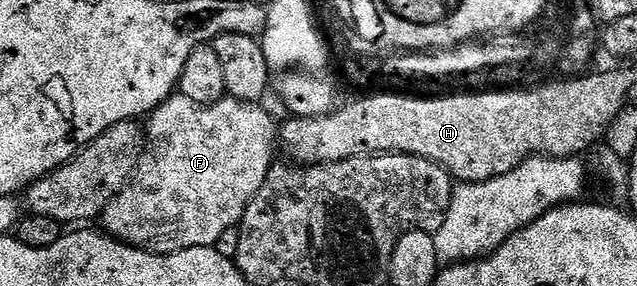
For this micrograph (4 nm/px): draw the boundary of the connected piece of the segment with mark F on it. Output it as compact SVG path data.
M178 93L171 96L171 98L166 99L161 106L158 107L157 110L152 111L149 118L146 120L145 123L145 139L146 139L146 146L143 149L143 158L139 160L139 166L135 168L135 174L132 175L131 179L127 183L126 187L123 188L122 191L119 192L119 195L110 205L107 206L106 209L103 210L101 216L101 223L104 223L106 234L116 238L119 240L120 243L126 243L129 247L142 247L144 251L154 251L156 255L172 255L173 253L177 253L178 251L184 251L185 249L197 249L198 247L212 247L216 246L216 243L219 238L222 237L223 234L226 233L227 230L238 228L240 219L243 218L243 211L245 208L250 205L255 199L255 194L259 192L261 188L265 185L265 181L267 180L267 174L269 173L269 169L273 166L273 158L271 159L271 154L274 153L275 147L277 151L277 123L275 127L275 123L271 120L271 115L267 111L262 111L259 108L259 105L256 105L254 102L251 101L244 101L242 99L237 99L234 97L224 97L219 100L218 103L212 103L210 105L200 105L194 103L193 101L189 101L185 96L180 95Z

